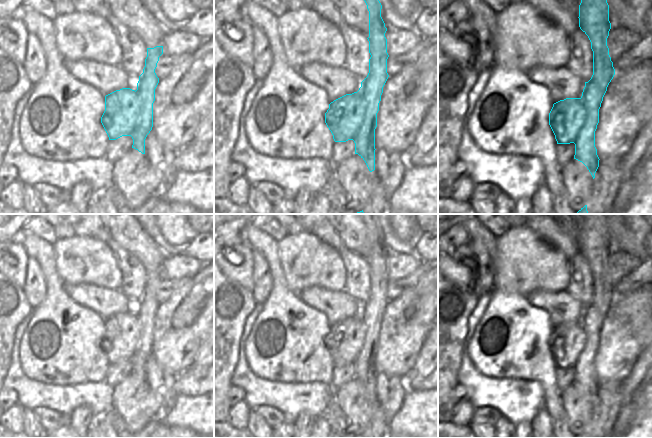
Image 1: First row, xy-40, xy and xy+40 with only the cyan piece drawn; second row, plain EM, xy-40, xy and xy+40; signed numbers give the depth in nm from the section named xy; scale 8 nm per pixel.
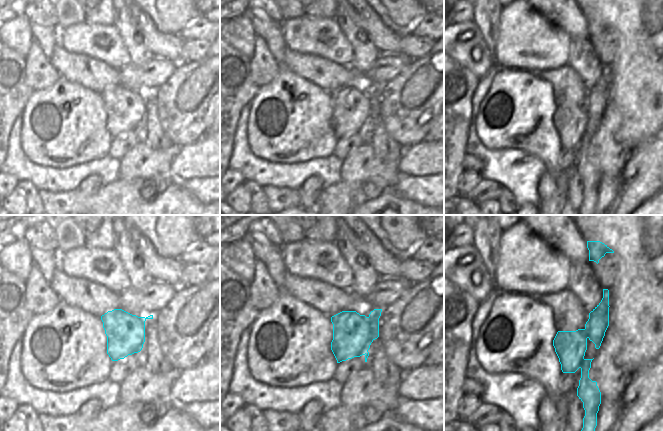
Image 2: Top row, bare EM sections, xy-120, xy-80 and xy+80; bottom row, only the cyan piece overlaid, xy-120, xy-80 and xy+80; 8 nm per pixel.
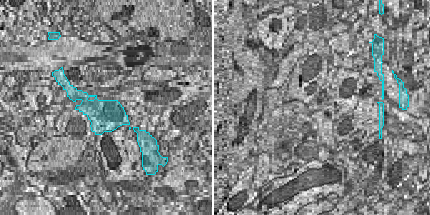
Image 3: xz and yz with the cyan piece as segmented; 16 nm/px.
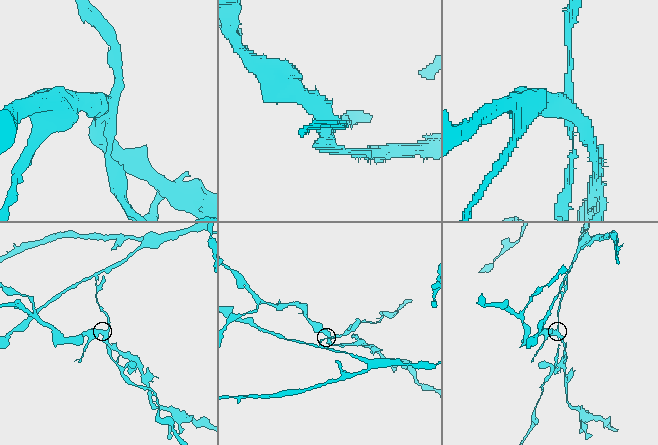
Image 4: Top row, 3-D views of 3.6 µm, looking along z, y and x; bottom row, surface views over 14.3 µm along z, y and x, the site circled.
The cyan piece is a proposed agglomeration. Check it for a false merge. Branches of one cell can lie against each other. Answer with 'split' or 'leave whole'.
split

